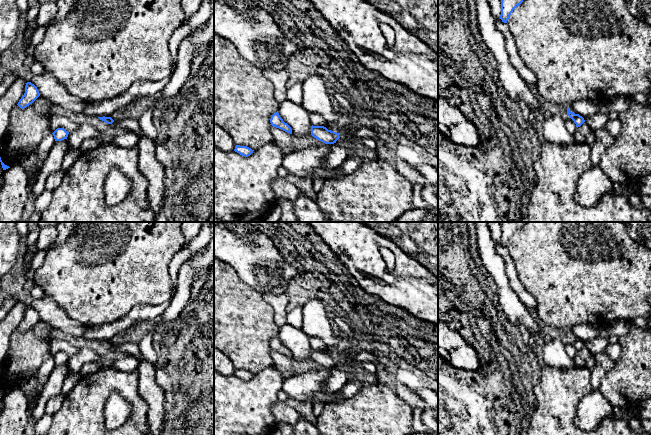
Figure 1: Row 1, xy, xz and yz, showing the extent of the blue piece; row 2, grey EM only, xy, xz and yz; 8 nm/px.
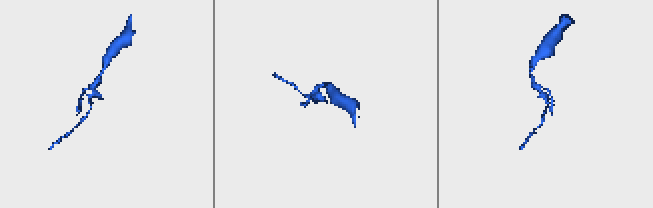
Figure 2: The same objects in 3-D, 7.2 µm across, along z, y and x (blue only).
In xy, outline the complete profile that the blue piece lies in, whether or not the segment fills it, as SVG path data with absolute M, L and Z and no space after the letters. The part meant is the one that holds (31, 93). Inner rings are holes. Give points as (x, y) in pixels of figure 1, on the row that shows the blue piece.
M27 82L25 86L25 93L22 96L22 98L19 100L17 105L21 109L24 109L30 104L32 104L39 96L40 96L40 93L37 87L31 82Z

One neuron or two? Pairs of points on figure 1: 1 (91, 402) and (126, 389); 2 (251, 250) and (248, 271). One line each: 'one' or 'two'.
1: one
2: one

